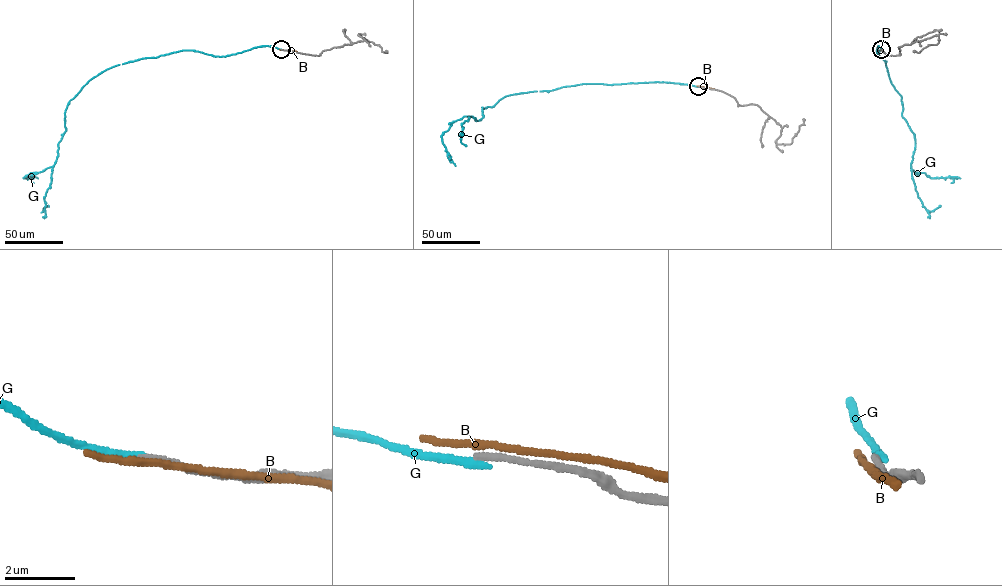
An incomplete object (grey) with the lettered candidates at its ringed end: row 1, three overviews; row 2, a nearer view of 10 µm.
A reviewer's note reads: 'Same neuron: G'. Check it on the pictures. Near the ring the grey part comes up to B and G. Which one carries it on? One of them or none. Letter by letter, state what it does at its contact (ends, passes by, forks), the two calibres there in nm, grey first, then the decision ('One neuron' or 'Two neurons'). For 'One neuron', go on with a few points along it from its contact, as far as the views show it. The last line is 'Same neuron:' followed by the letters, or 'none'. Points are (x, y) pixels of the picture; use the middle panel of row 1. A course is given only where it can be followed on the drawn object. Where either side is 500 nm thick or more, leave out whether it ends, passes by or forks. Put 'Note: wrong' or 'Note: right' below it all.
B: It passes by. Thickness 240 nm (grey) against 190 nm. Two neurons
G: It ends there. Thickness 200 nm (grey) against 240 nm. Two neurons
Same neuron: none
Note: wrong

